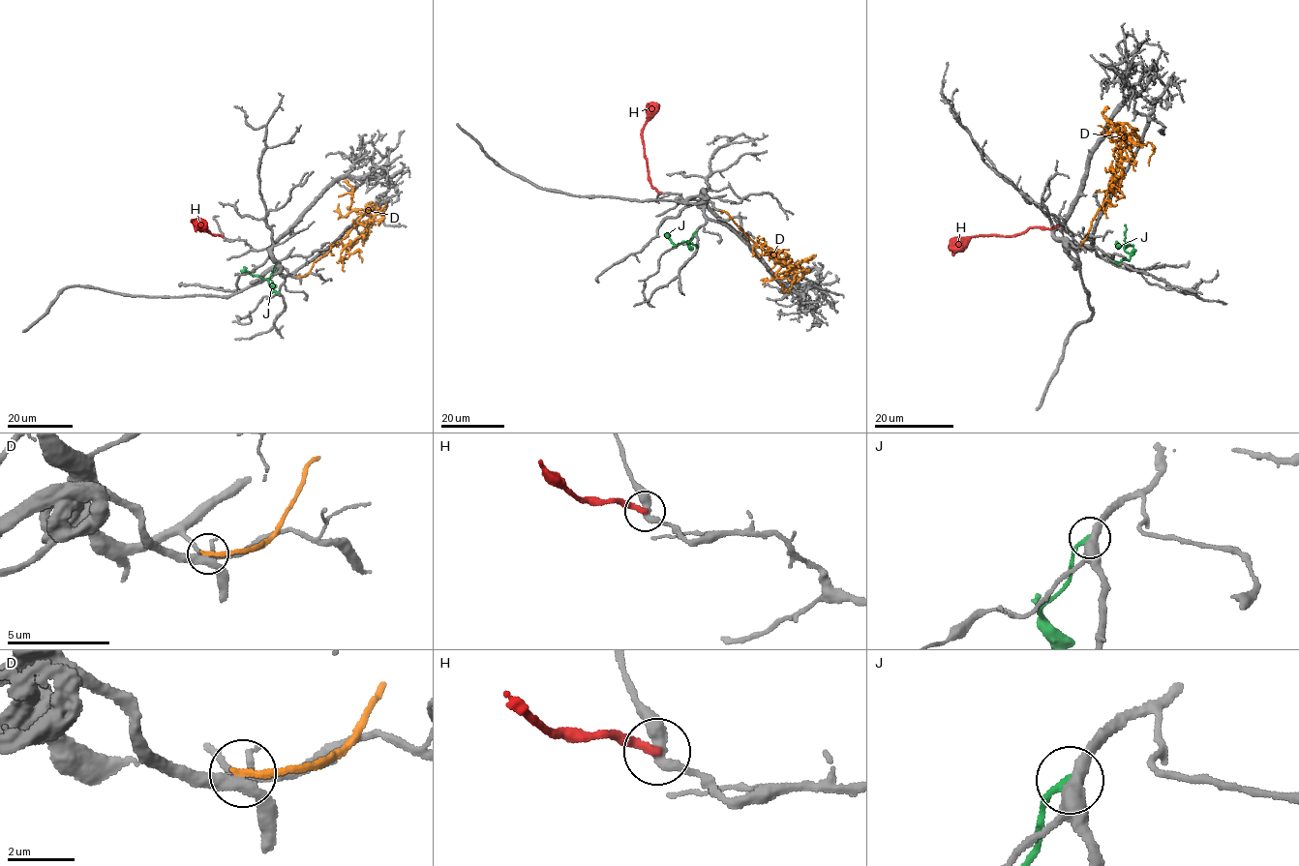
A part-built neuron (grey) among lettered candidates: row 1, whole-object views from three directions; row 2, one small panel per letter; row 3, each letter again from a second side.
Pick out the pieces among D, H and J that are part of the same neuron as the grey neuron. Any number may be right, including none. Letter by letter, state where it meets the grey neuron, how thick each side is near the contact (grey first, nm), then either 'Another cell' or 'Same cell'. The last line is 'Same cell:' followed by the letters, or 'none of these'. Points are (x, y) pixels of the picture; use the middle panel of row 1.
D: Touches grey at (720, 210). Thickness 300 nm (grey) against 240 nm. Another cell
H: Touches grey at (660, 193). Thickness 320 nm (grey) against 240 nm. Another cell
J: Touches grey at (695, 232). Thickness 420 nm (grey) against 220 nm. Another cell
Same cell: none of these

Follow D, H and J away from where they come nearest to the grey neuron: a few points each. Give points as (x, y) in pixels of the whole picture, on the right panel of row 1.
D: (1081, 246), (1116, 168), (1120, 154), (1116, 124), (1136, 130), (1127, 134), (1118, 130), (1103, 115), (1109, 108)
H: (1059, 226), (1028, 228), (1016, 235), (972, 236), (949, 248)
J: (1115, 262), (1129, 260), (1130, 253), (1124, 249), (1130, 246), (1116, 241)

